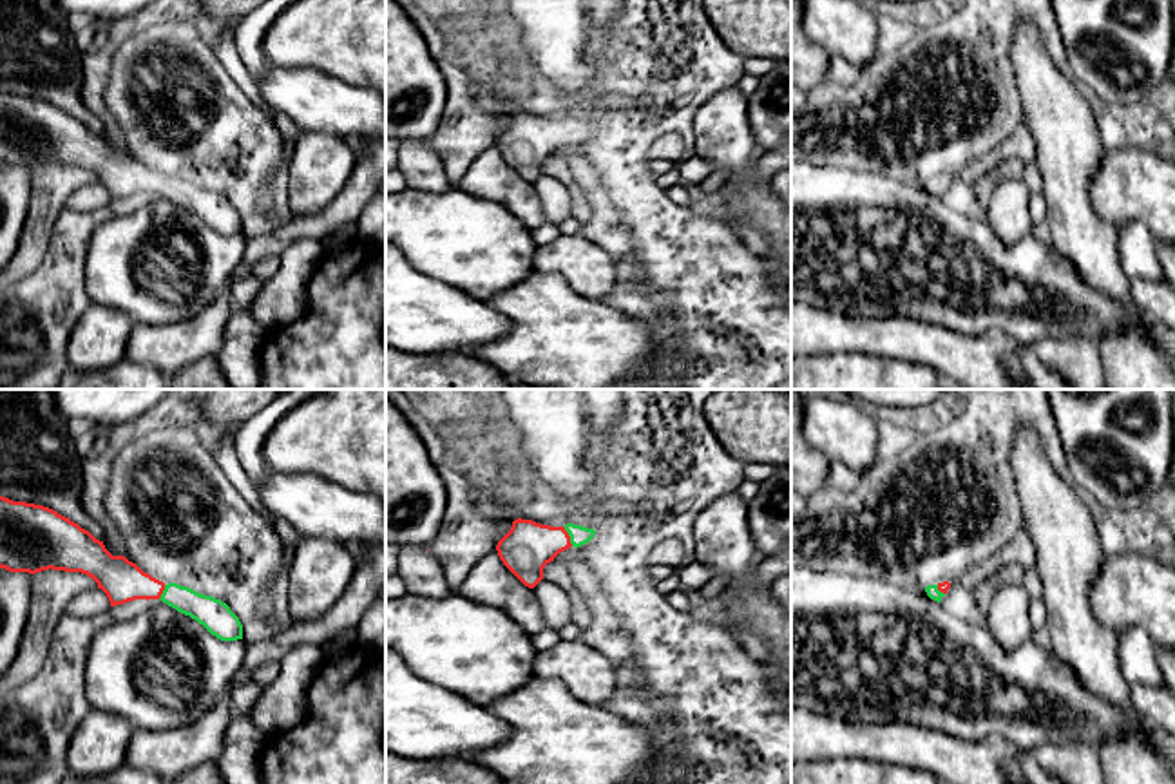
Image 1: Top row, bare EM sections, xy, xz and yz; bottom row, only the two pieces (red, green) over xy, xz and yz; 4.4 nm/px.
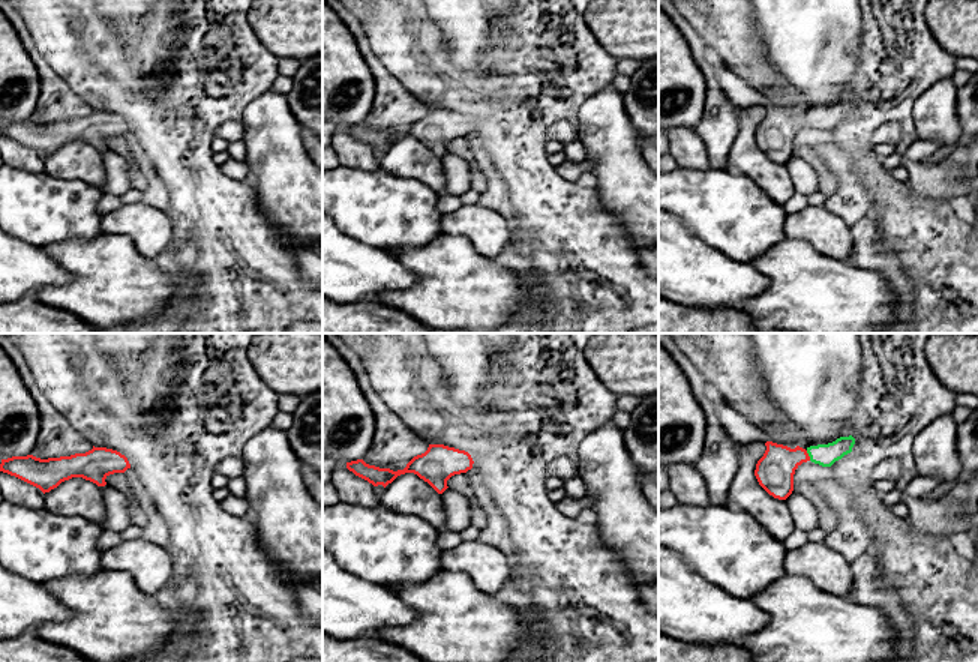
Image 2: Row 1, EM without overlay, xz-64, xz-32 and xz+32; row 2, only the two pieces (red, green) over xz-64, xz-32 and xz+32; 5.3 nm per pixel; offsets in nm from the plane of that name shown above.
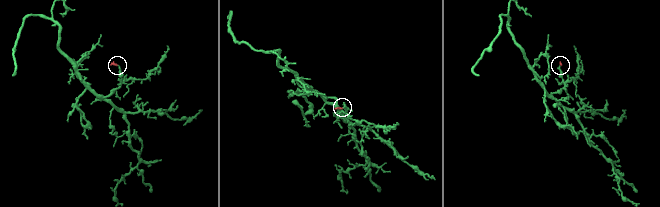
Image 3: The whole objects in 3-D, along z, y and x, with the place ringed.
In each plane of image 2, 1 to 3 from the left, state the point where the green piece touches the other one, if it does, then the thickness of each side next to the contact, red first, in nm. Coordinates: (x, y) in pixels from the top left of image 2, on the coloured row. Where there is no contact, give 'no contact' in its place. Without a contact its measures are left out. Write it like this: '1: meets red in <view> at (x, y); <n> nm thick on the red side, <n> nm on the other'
1: no contact
2: no contact
3: meets red in xz+32 at (807, 455); 200 nm thick on the red side, 120 nm on the other

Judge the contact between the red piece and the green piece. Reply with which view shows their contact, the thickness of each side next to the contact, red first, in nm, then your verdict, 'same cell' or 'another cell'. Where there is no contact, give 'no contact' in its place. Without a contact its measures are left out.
xz | 220/80 nm | same cell

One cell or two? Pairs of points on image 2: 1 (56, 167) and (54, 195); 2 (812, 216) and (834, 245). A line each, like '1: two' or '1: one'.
1: two
2: one

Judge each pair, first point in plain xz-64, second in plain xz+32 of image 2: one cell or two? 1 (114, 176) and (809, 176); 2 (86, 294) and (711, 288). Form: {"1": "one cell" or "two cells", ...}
{"1": "one cell", "2": "two cells"}

